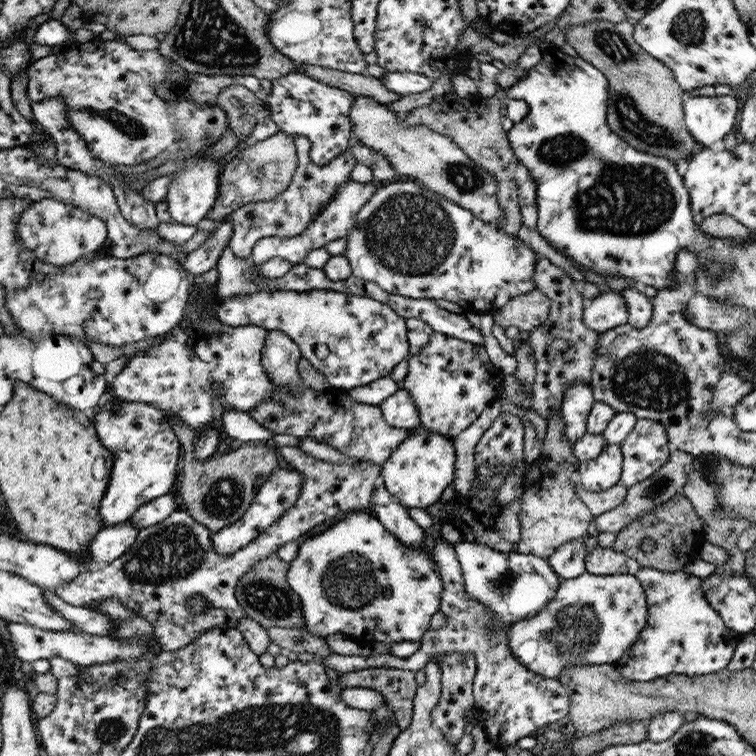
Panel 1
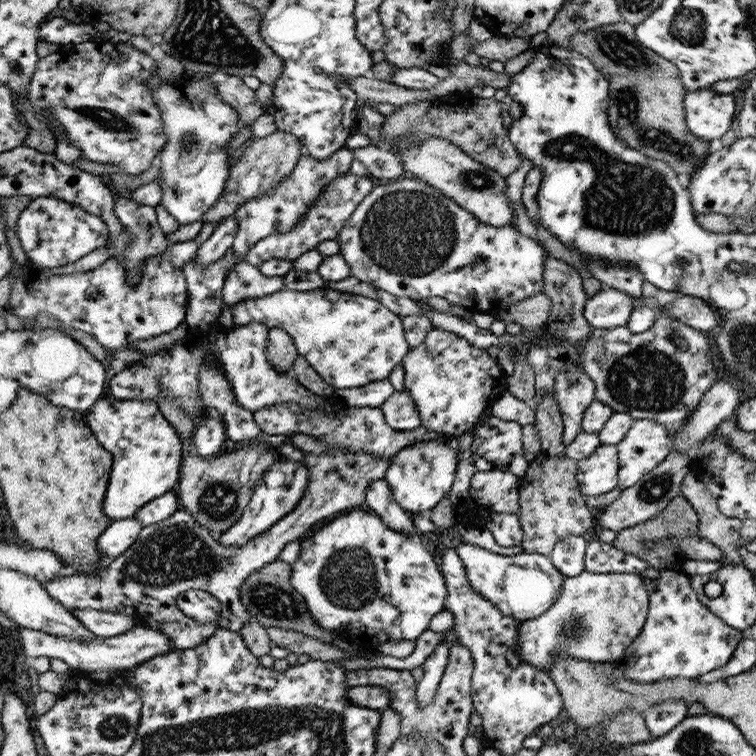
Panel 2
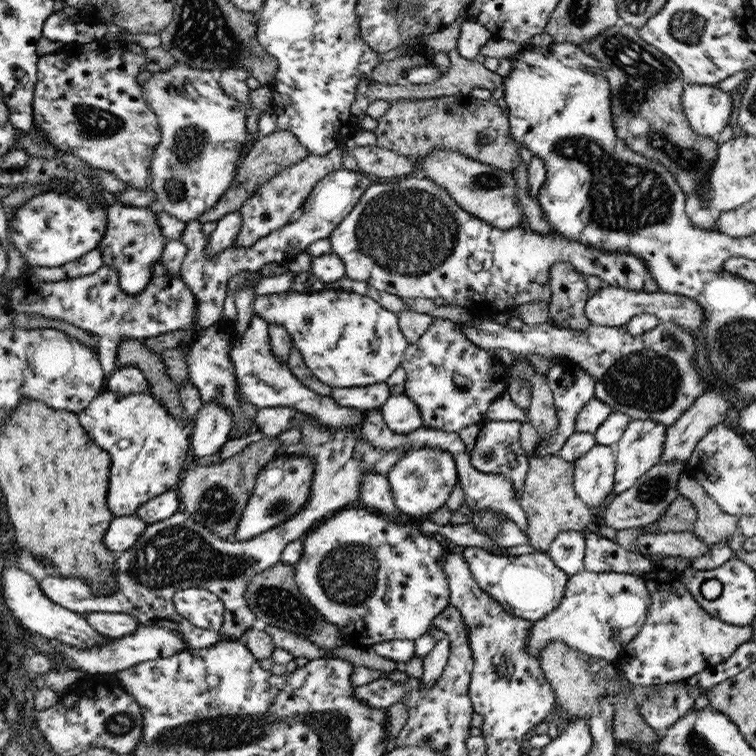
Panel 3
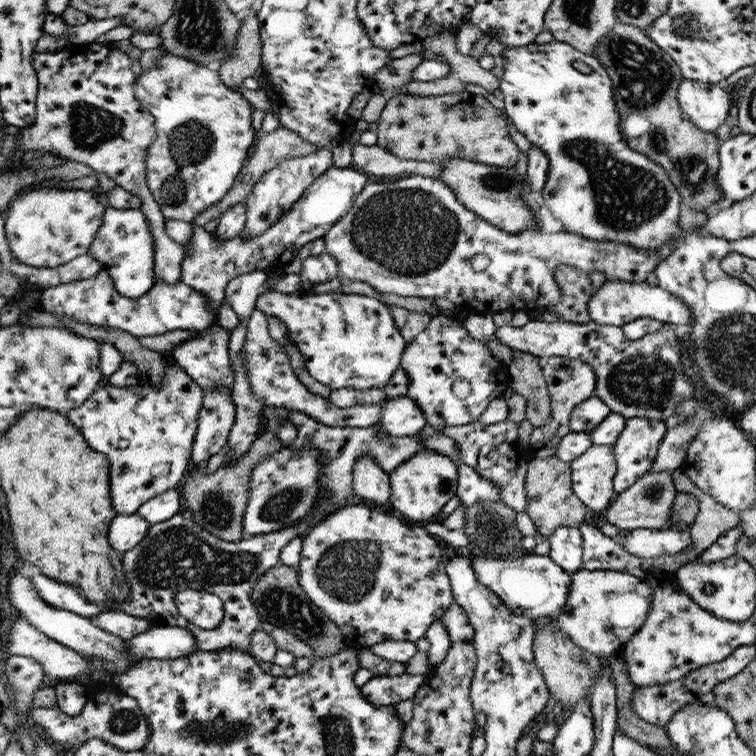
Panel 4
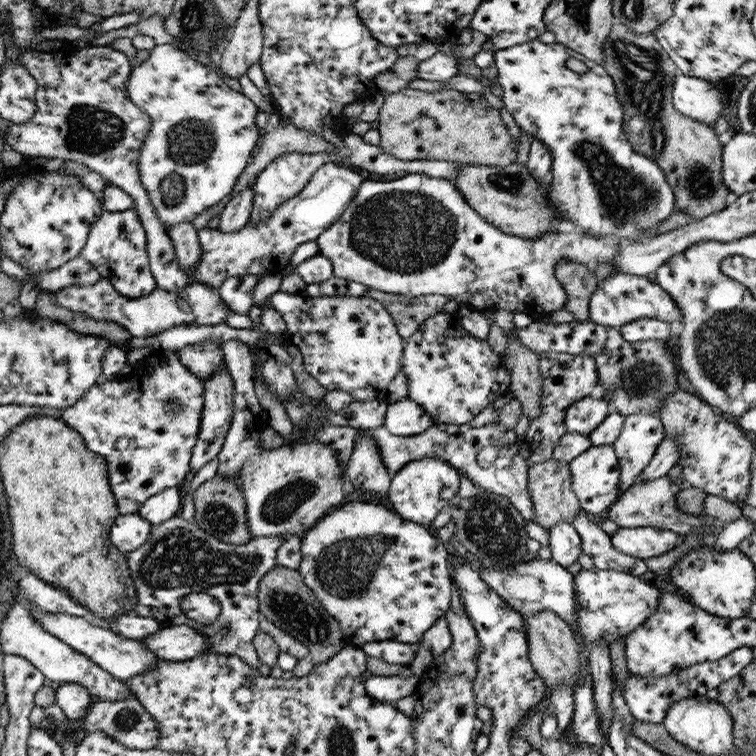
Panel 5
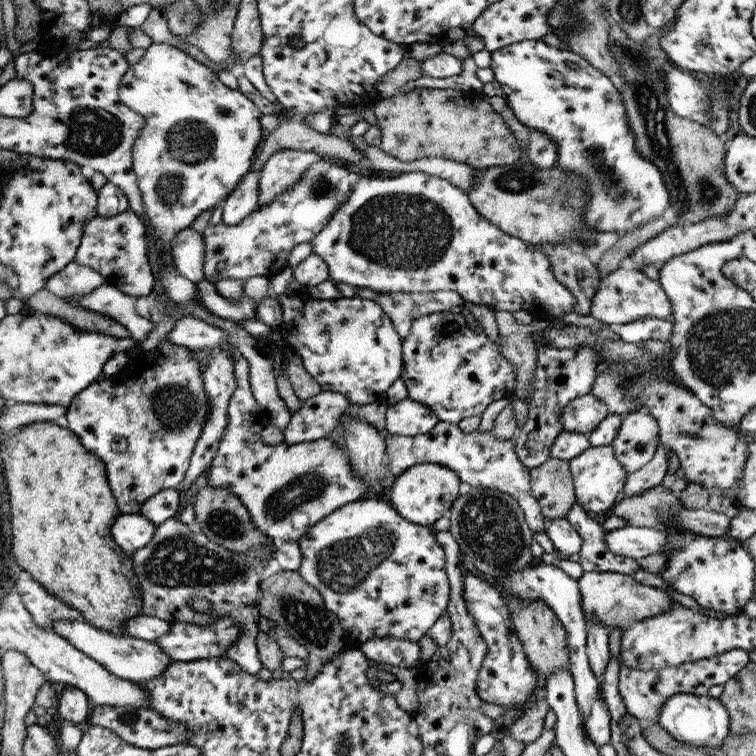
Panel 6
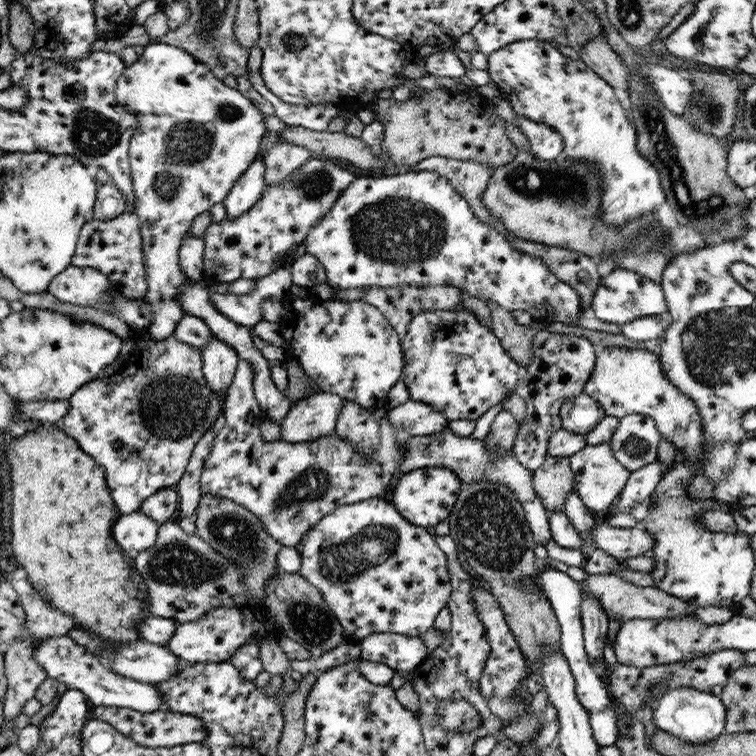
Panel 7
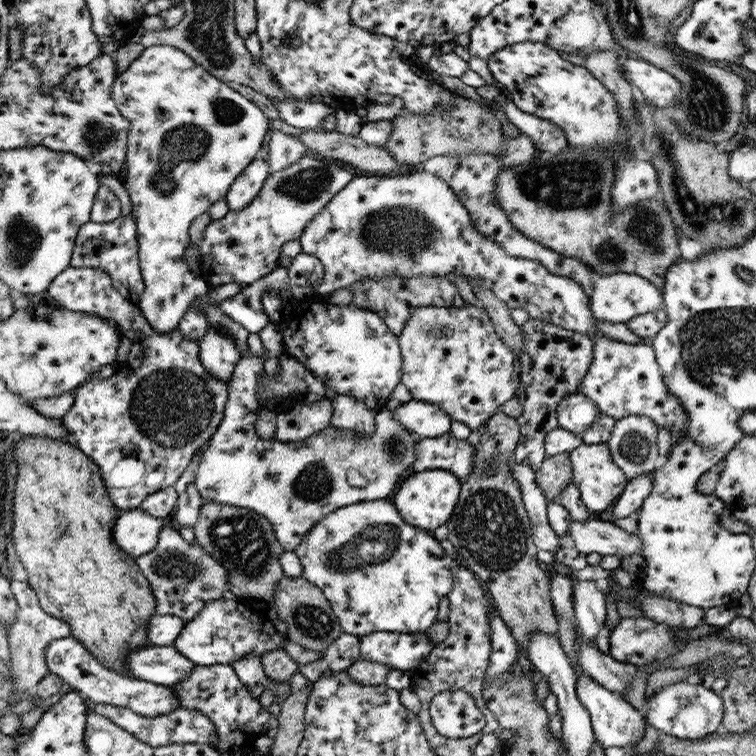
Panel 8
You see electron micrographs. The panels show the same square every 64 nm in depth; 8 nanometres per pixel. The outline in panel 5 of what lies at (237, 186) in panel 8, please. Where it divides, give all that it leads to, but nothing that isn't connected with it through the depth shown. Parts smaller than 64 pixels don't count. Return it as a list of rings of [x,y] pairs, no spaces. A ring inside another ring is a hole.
[[[253,186],[231,196],[230,202],[227,202],[219,214],[220,222],[217,228],[222,232],[233,232],[246,226],[250,220],[252,199]]]

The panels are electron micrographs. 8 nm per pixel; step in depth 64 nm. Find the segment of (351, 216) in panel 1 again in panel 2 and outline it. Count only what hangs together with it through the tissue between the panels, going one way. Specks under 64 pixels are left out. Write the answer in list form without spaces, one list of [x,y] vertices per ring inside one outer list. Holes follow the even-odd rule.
[[[347,172],[339,176],[337,180],[325,186],[319,194],[319,200],[312,205],[310,213],[305,216],[305,220],[295,226],[291,232],[271,234],[270,237],[259,241],[246,255],[246,257],[236,257],[232,250],[225,253],[214,264],[198,264],[196,256],[192,257],[188,263],[182,266],[184,278],[191,294],[191,304],[186,316],[186,323],[191,331],[210,330],[212,325],[218,324],[220,313],[223,313],[225,303],[223,302],[224,281],[230,270],[234,270],[236,262],[248,262],[250,266],[259,268],[264,262],[272,259],[286,260],[294,263],[300,259],[304,253],[308,253],[324,240],[334,240],[344,226],[347,226],[349,218],[356,210],[356,207],[364,200],[364,197],[371,193],[377,181],[369,176],[356,176]]]

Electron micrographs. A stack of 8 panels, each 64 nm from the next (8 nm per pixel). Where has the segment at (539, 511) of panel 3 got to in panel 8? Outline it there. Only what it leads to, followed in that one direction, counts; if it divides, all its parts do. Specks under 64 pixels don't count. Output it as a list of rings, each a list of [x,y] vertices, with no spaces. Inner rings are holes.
[[[570,452],[547,456],[535,475],[547,502],[558,501],[563,488],[569,485],[573,477]]]

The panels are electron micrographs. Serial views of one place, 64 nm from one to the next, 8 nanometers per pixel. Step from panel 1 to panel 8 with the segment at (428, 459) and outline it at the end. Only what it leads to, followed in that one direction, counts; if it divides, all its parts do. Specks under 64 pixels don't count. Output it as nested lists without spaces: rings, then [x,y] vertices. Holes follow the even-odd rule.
[[[423,470],[414,472],[398,484],[391,499],[400,516],[412,526],[432,533],[452,516],[459,501],[462,480],[447,470]]]

